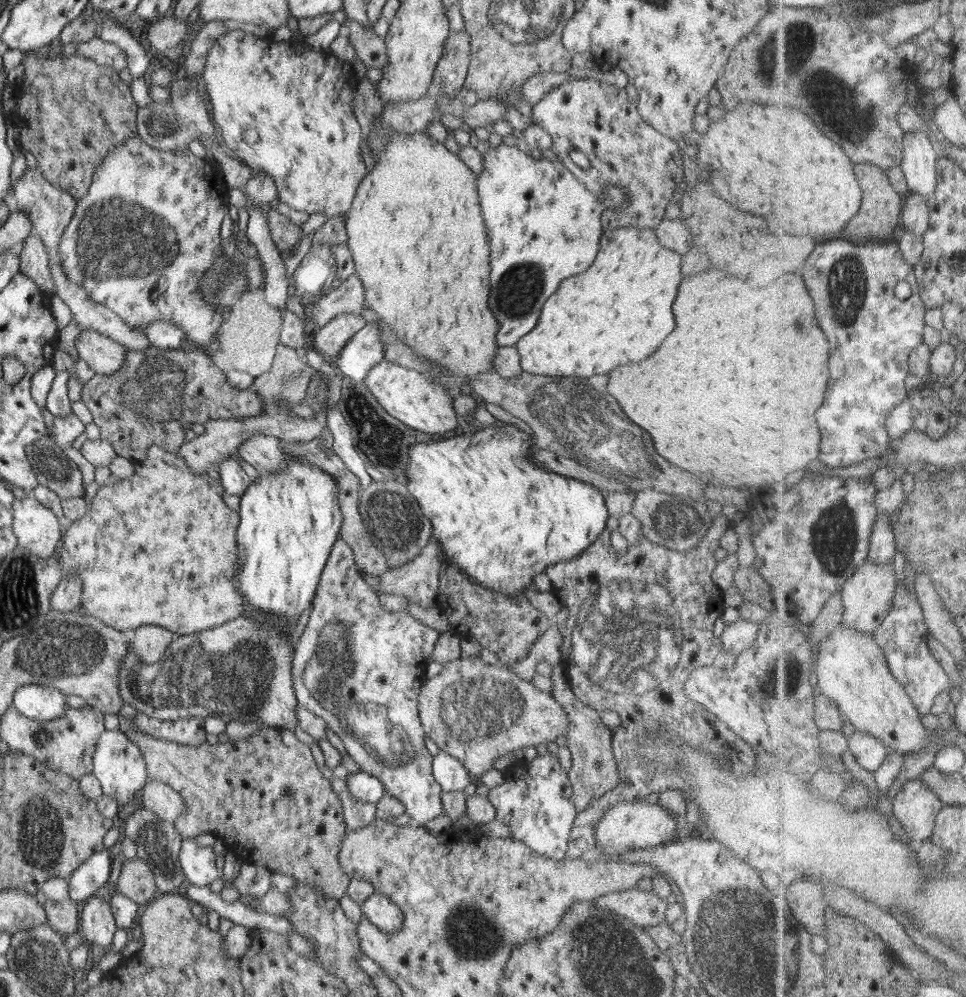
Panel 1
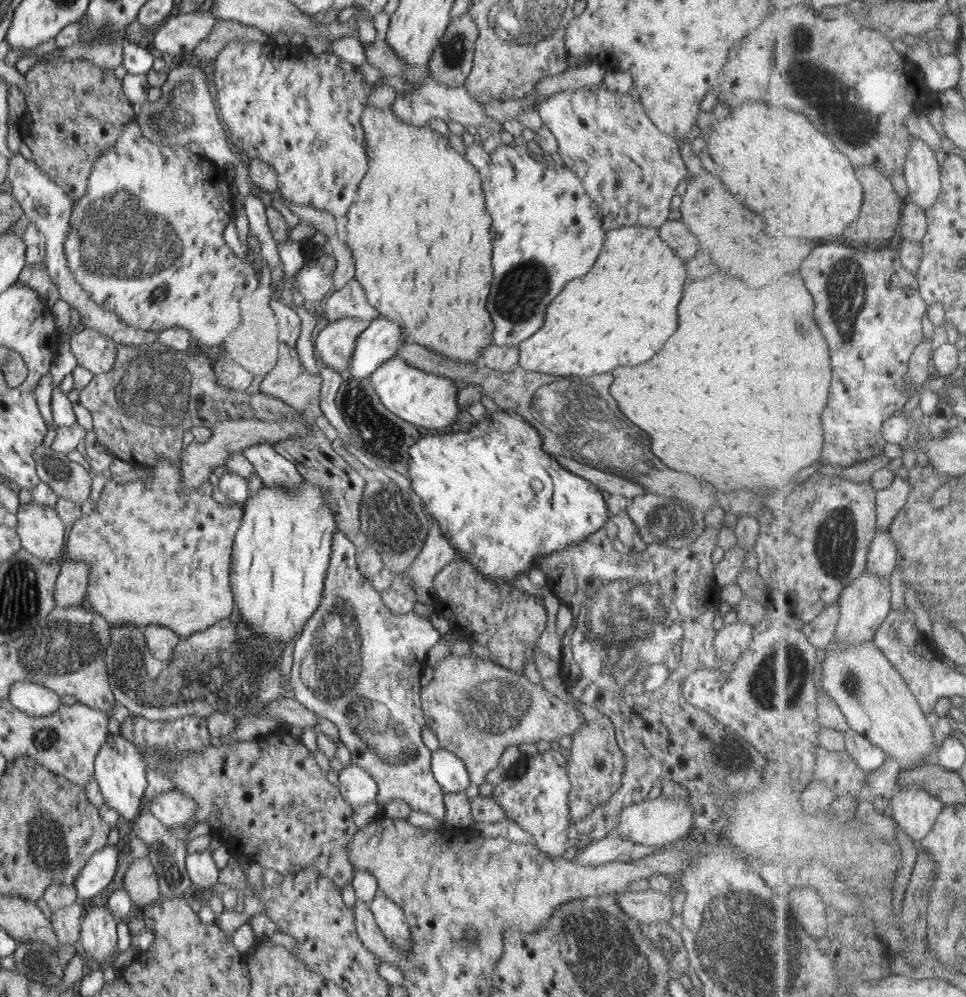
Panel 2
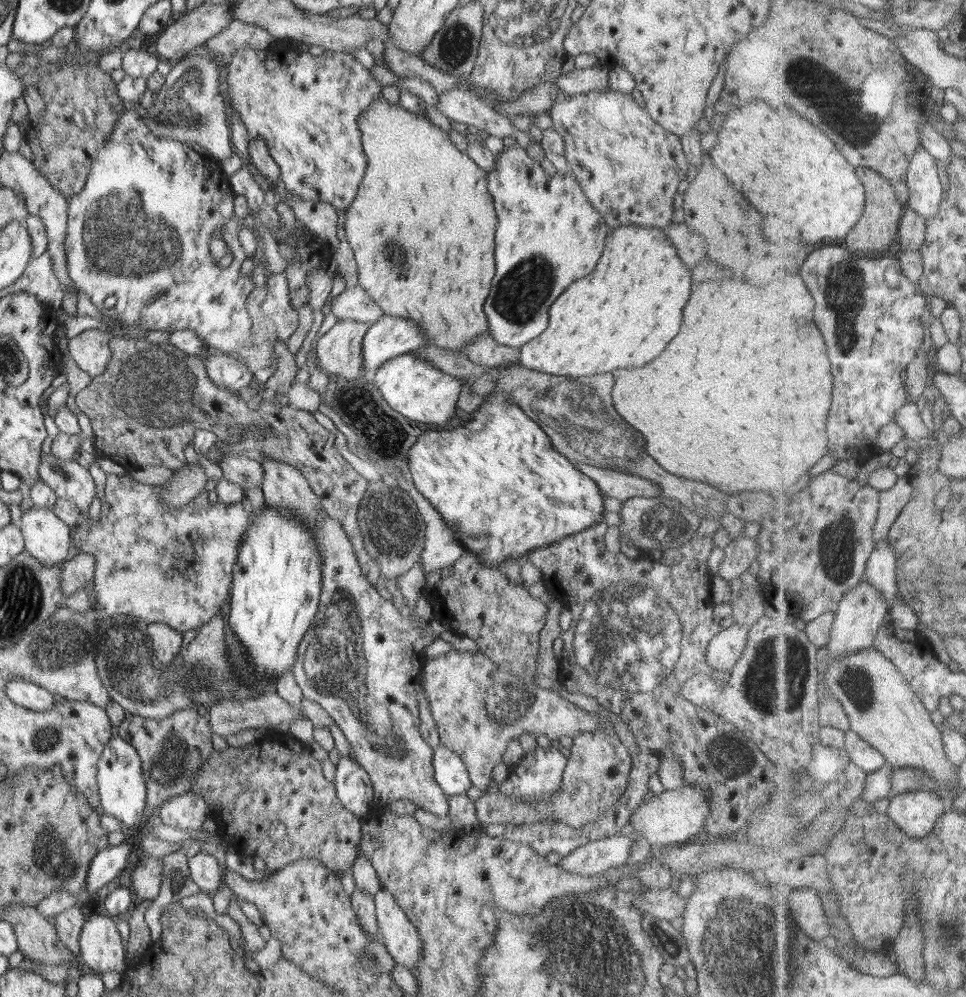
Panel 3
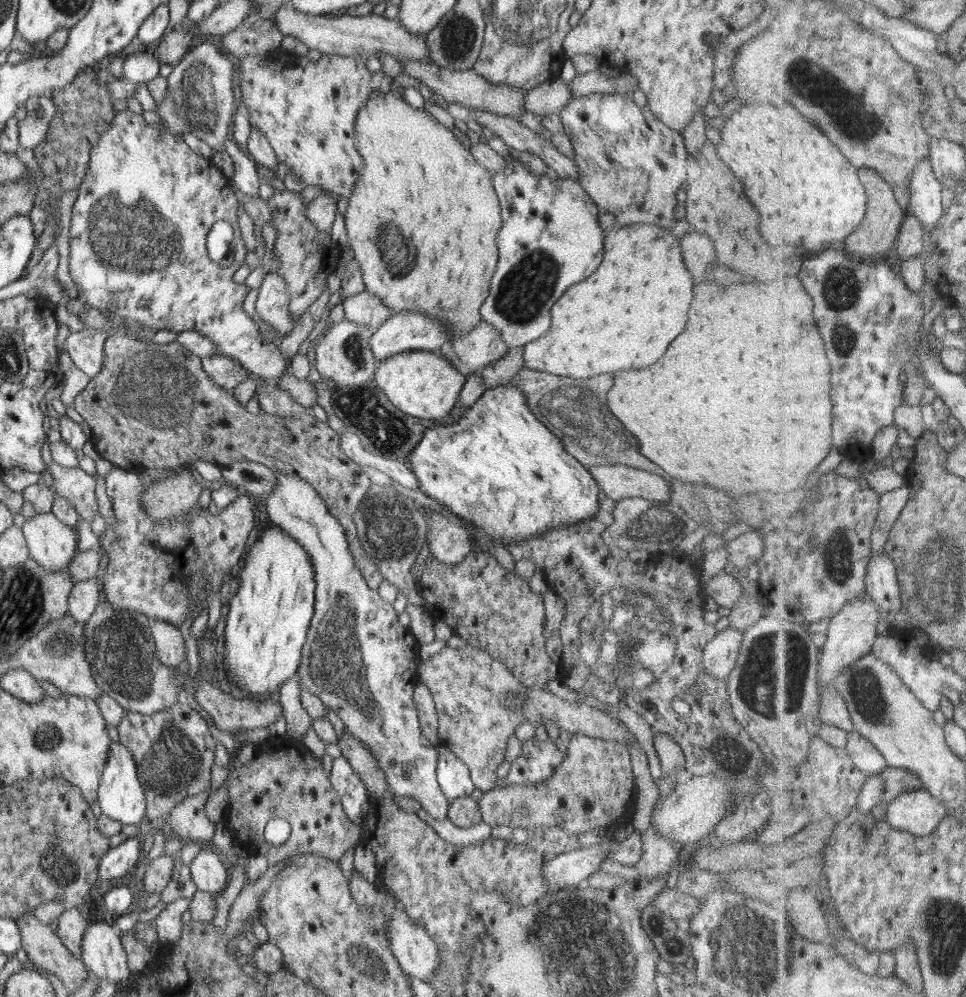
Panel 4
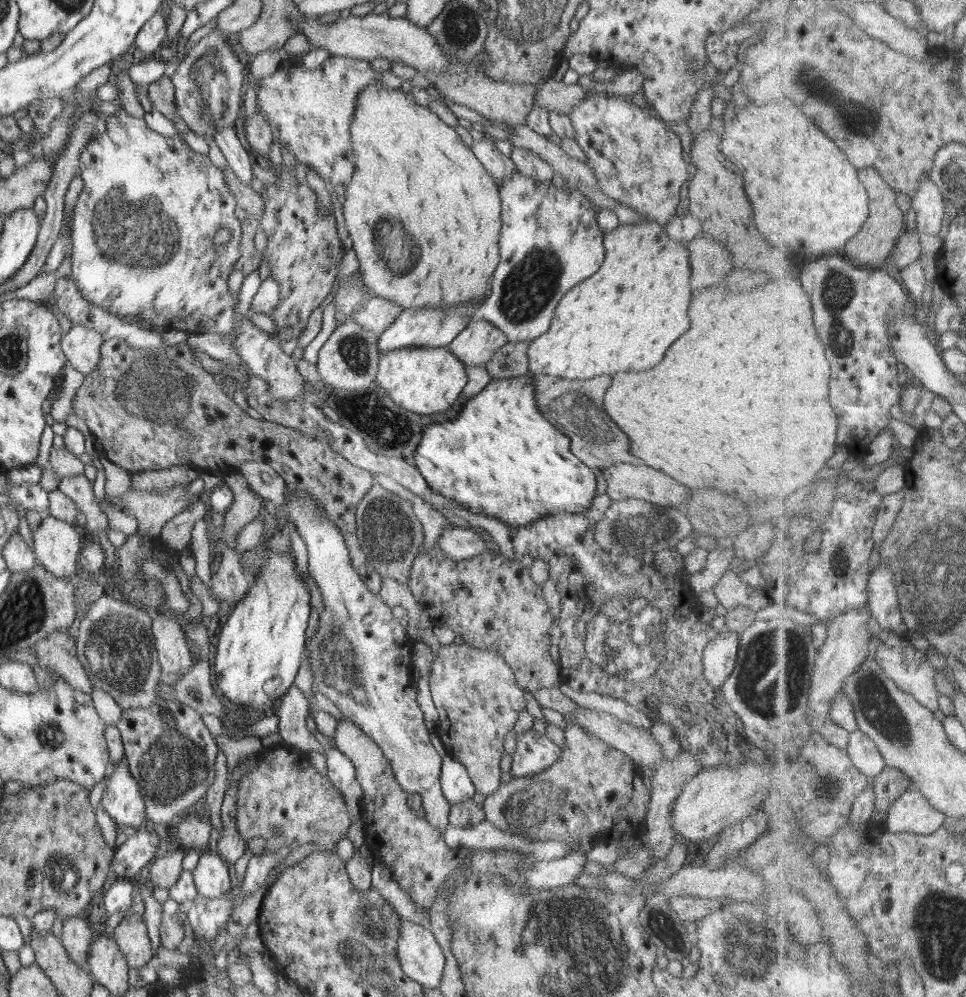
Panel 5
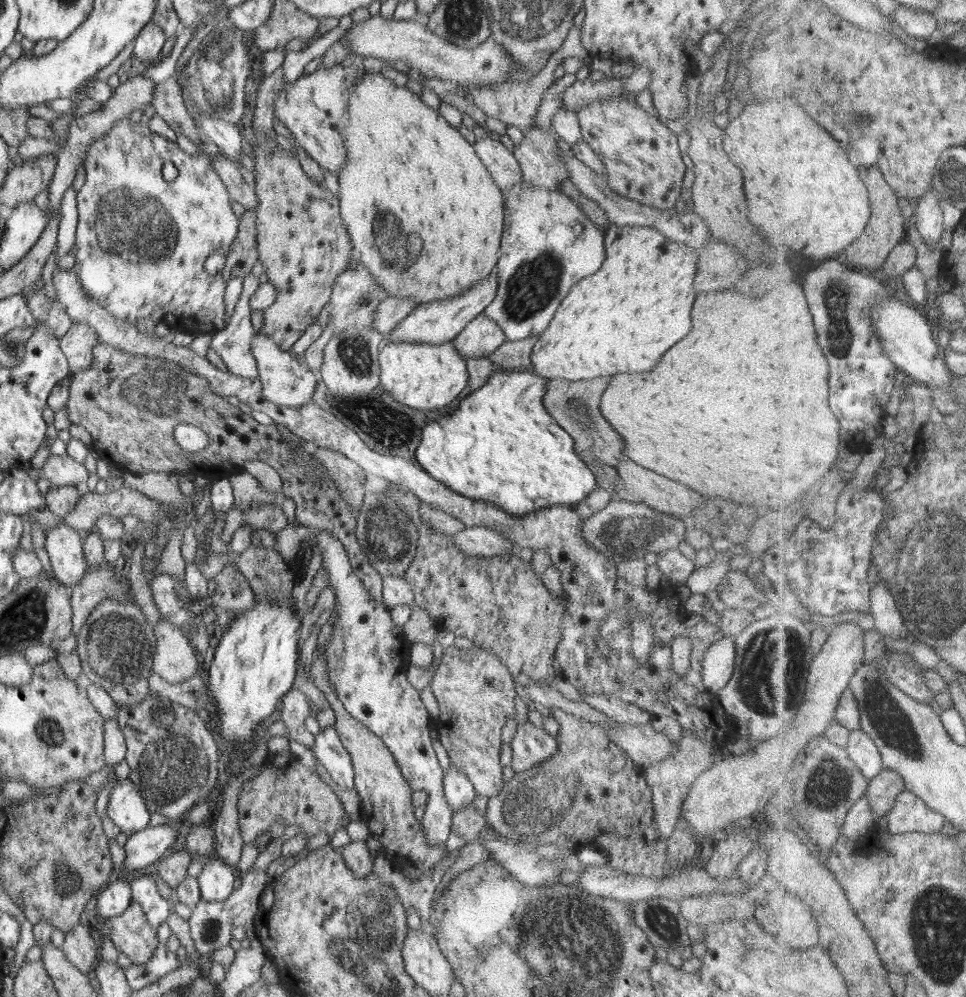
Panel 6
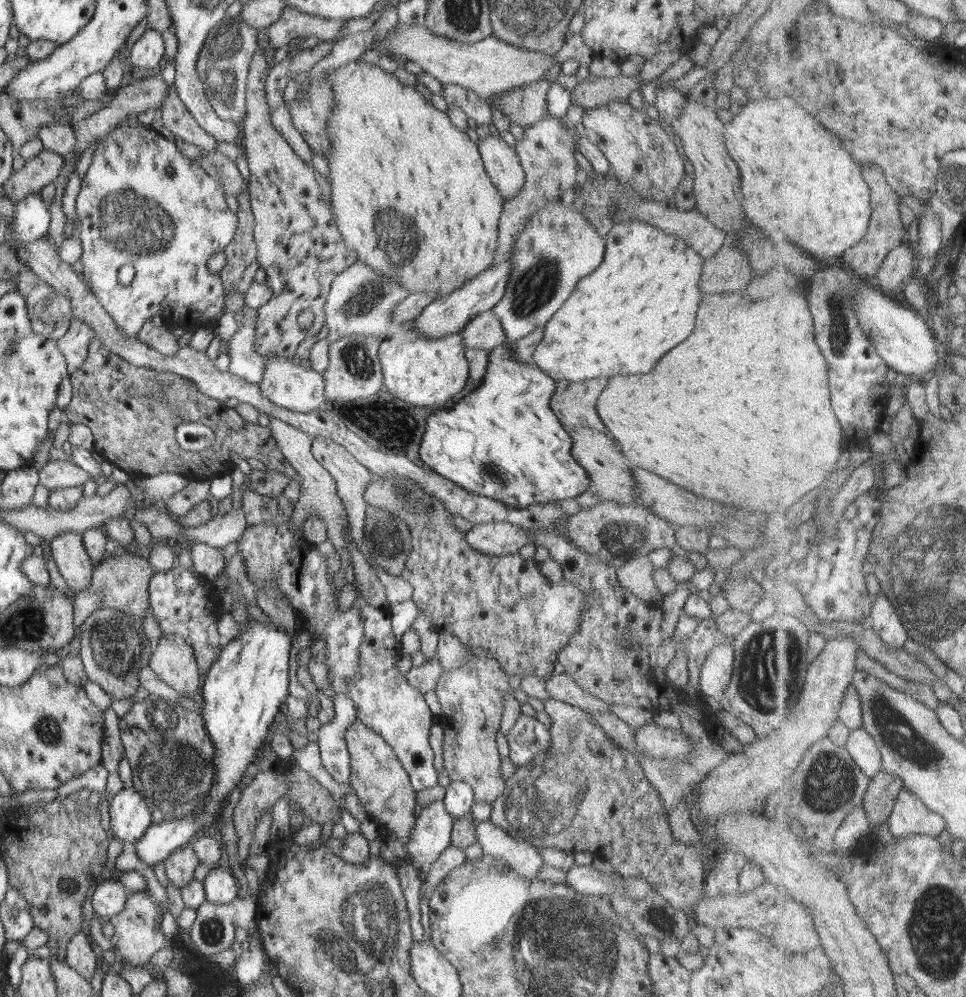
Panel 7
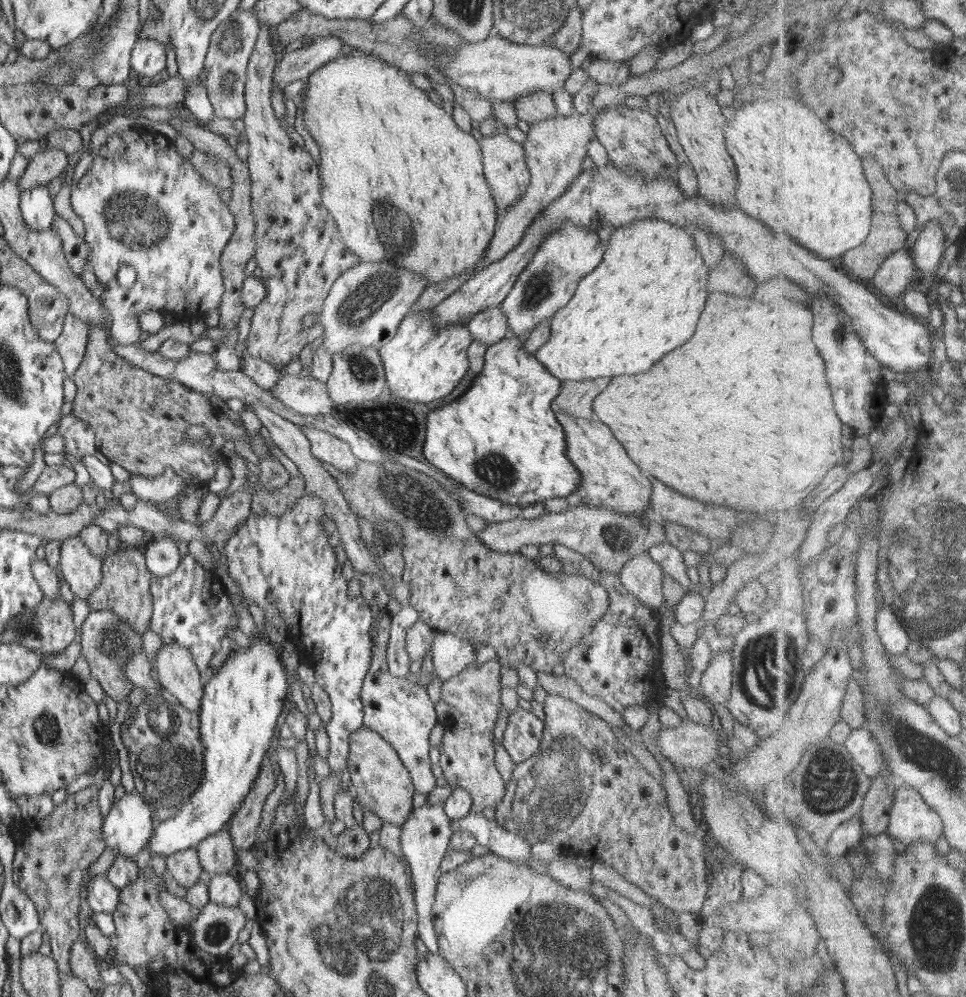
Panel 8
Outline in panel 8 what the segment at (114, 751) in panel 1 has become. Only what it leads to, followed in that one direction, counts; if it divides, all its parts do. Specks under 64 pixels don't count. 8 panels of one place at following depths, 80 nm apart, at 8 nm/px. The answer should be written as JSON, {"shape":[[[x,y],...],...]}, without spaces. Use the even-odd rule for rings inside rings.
{"shape":[[[133,791],[125,794],[116,803],[113,803],[108,815],[103,820],[102,830],[106,843],[105,848],[126,857],[143,856],[144,848],[149,843],[155,831],[151,805],[148,804],[138,792]]]}

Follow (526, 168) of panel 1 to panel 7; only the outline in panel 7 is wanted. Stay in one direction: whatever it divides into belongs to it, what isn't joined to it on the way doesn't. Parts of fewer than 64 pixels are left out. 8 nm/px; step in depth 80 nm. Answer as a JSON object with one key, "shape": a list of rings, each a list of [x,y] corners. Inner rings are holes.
{"shape":[[[553,198],[540,206],[537,212],[531,214],[526,228],[517,236],[513,248],[508,255],[512,272],[506,286],[506,293],[500,302],[492,308],[494,314],[502,323],[507,342],[524,338],[535,328],[544,328],[552,315],[568,300],[572,290],[576,288],[581,278],[592,274],[603,261],[606,241],[592,227],[590,221],[582,214],[578,214],[573,205],[563,204],[561,199]]]}

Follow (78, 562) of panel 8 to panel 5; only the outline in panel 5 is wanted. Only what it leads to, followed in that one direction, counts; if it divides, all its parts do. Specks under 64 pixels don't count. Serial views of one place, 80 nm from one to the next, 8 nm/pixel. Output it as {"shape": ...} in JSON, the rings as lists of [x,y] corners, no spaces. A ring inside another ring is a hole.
{"shape":[[[45,514],[36,530],[23,530],[38,564],[58,577],[79,574],[77,561],[84,544],[82,533],[74,527]]]}

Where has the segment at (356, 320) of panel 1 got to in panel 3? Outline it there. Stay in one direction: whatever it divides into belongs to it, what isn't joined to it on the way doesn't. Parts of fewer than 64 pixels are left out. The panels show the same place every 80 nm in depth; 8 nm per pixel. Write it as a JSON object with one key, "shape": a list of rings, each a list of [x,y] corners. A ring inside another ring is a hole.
{"shape":[[[340,318],[316,344],[316,363],[326,374],[338,378],[359,378],[363,376],[363,338],[371,324],[352,319]]]}

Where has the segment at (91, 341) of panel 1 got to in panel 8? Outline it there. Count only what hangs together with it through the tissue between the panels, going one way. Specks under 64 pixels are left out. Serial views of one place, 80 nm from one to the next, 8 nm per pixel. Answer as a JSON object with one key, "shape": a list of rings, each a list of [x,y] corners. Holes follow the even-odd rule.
{"shape":[[[70,313],[65,316],[62,333],[54,343],[68,376],[73,376],[83,361],[88,335],[86,322]]]}

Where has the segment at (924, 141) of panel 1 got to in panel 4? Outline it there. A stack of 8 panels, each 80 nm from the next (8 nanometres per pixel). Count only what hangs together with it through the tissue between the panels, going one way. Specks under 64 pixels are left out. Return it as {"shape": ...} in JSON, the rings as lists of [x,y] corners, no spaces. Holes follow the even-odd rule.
{"shape":[[[932,158],[924,159],[919,164],[911,185],[912,207],[928,230],[939,226],[941,220],[947,215],[944,187],[945,184],[937,177]]]}

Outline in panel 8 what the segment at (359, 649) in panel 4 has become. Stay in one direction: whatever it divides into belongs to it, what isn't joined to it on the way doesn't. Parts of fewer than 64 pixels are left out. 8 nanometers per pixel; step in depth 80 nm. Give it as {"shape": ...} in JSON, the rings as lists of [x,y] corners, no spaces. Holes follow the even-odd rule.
{"shape":[[[378,615],[372,621],[372,626],[370,626],[370,640],[372,640],[372,658],[370,668],[365,674],[362,690],[360,691],[360,698],[363,704],[363,726],[374,730],[380,736],[387,740],[391,747],[397,750],[400,760],[403,762],[403,766],[408,770],[410,777],[412,779],[412,784],[415,786],[416,792],[420,794],[428,795],[434,788],[436,788],[436,778],[431,770],[430,756],[428,755],[430,750],[430,743],[428,738],[430,738],[430,732],[432,728],[436,726],[437,712],[435,711],[435,704],[430,701],[426,688],[419,686],[419,684],[414,684],[407,677],[398,678],[390,674],[387,665],[387,646],[390,640],[390,626],[391,626],[391,616],[386,615],[382,619],[378,620]],[[425,804],[418,808],[413,808],[408,818],[401,824],[400,846],[402,852],[411,868],[413,882],[415,883],[415,907],[417,908],[418,932],[422,942],[432,954],[439,952],[438,939],[433,925],[433,904],[437,893],[437,881],[439,880],[439,866],[450,848],[451,818],[446,816],[442,804]]]}

